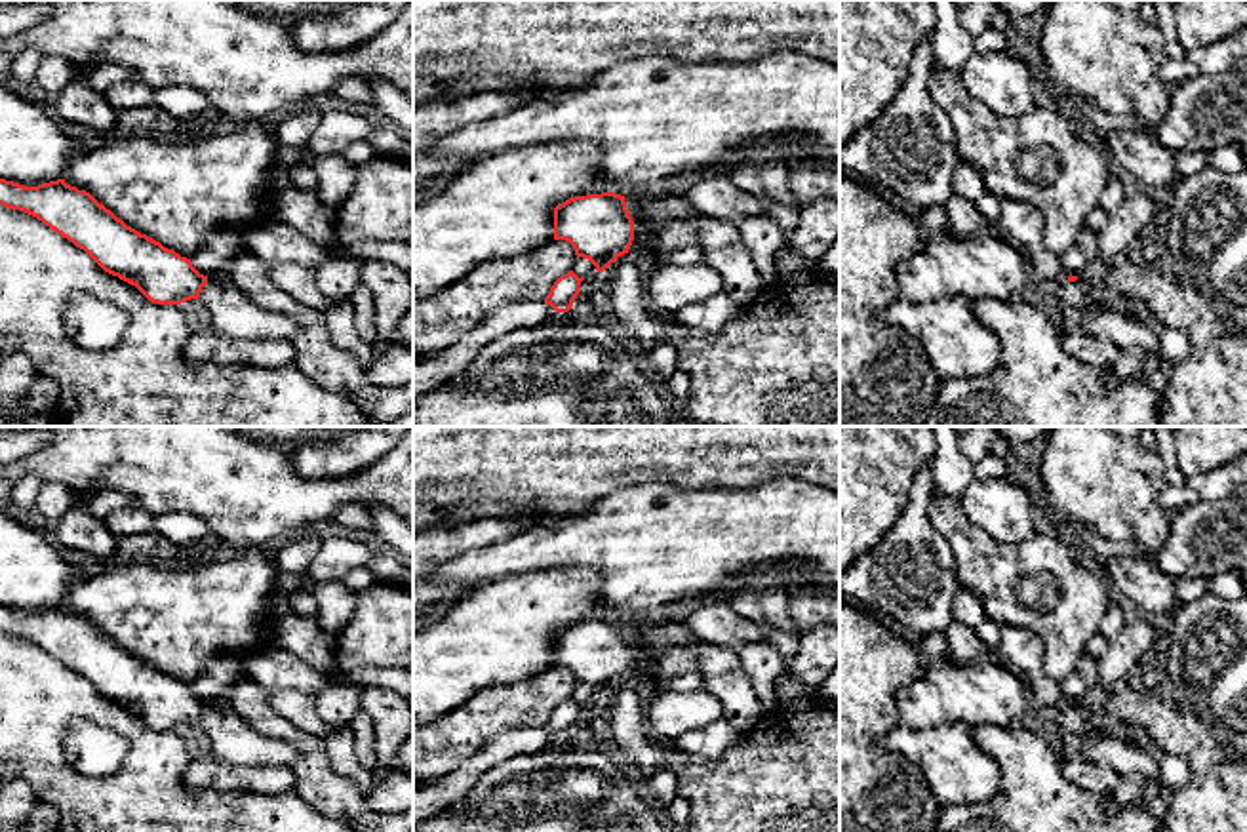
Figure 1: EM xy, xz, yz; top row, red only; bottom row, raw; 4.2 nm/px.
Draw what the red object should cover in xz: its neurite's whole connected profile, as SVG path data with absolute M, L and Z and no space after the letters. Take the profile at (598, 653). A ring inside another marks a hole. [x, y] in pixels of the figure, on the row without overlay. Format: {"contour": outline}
{"contour": "M615 619L575 623L556 632L554 666L569 668L598 699L628 678L647 695L661 676L661 659L636 653L624 623Z"}

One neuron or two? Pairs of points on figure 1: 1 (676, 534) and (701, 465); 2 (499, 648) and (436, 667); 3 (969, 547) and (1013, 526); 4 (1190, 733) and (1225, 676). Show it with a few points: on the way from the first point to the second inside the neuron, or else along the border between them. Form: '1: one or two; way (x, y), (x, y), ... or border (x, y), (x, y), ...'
1: two; border (684, 478), (644, 480), (640, 484)
2: one; way (484, 648), (469, 648), (452, 659)
3: two; border (960, 507), (994, 539), (1027, 541), (1036, 534)
4: two; border (1181, 705), (1227, 732)

